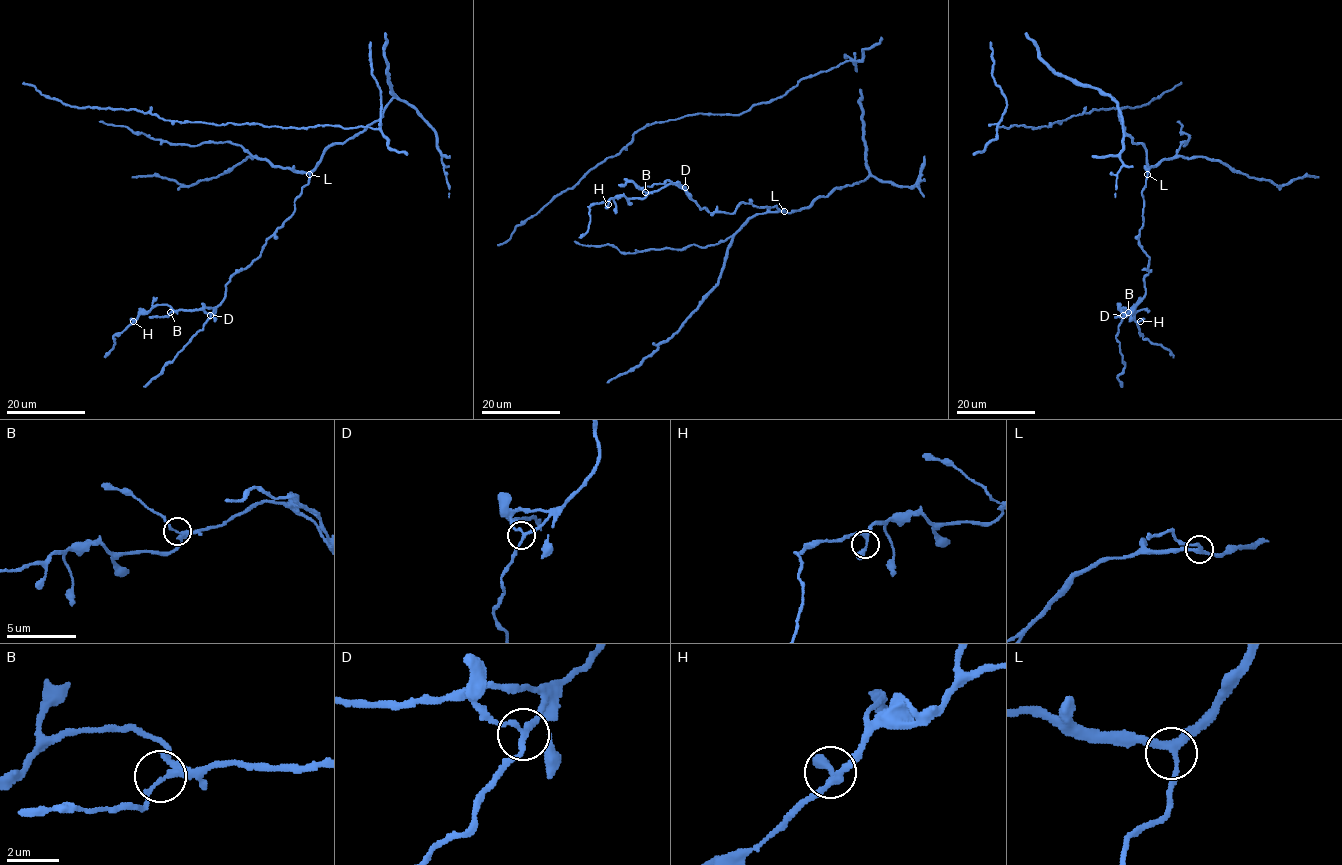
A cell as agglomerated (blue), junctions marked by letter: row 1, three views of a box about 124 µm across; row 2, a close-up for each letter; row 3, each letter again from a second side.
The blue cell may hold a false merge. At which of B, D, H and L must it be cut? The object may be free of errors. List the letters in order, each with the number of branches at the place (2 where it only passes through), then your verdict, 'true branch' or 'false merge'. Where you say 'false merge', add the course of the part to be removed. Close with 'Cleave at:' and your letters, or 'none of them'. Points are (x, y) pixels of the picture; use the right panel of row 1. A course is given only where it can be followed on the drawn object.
B: 3 branches meet; true branch
D: 3 branches meet; true branch
H: 3 branches meet; true branch
L: 3 branches meet; true branch
Cleave at: none of them

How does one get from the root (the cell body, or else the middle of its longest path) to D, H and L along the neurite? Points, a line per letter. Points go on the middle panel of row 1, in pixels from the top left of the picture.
D: (859, 100), (869, 174), (863, 180), (793, 212), (743, 202), (733, 213), (710, 212), (685, 187)
H: (859, 100), (869, 175), (800, 210), (741, 202), (733, 213), (710, 212), (672, 183), (608, 204)
L: (859, 100), (869, 175), (861, 181), (839, 186), (825, 196), (818, 196), (800, 210), (784, 211)

